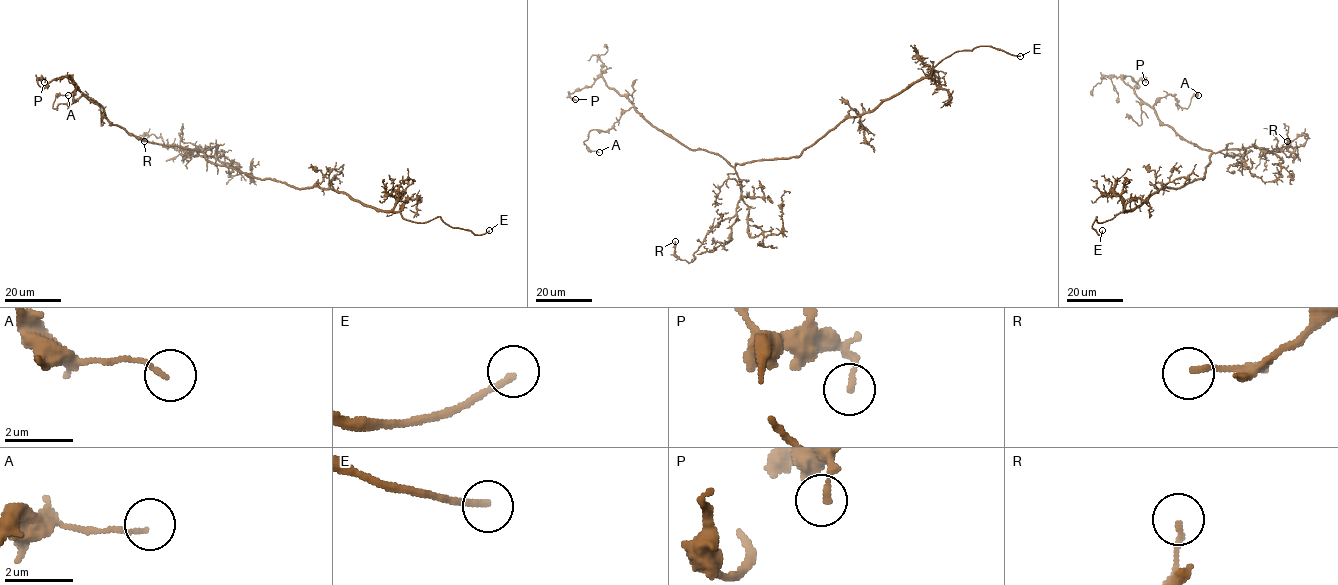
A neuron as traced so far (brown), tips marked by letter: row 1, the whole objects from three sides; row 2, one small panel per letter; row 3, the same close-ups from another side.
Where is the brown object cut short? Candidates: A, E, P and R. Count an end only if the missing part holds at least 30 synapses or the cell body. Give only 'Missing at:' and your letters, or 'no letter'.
Missing at: E

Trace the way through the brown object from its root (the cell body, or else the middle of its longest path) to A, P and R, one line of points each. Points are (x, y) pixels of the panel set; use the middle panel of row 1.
A: (778, 159), (730, 165), (718, 155), (687, 148), (633, 107), (609, 129), (589, 132), (583, 143), (599, 152)
P: (778, 159), (732, 166), (718, 155), (687, 148), (650, 124), (602, 76), (590, 86), (568, 91), (575, 99)
R: (778, 159), (736, 164), (740, 189), (736, 213), (711, 230), (692, 262), (675, 253), (675, 241)

